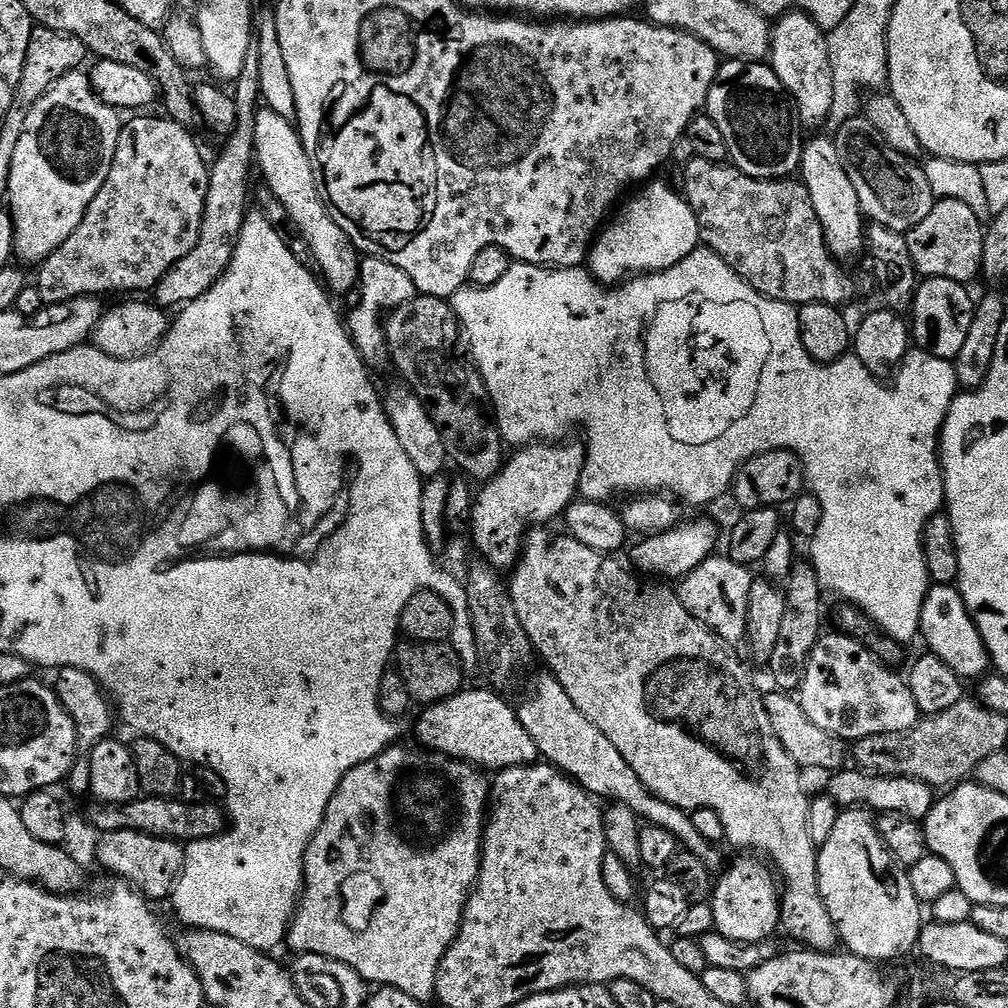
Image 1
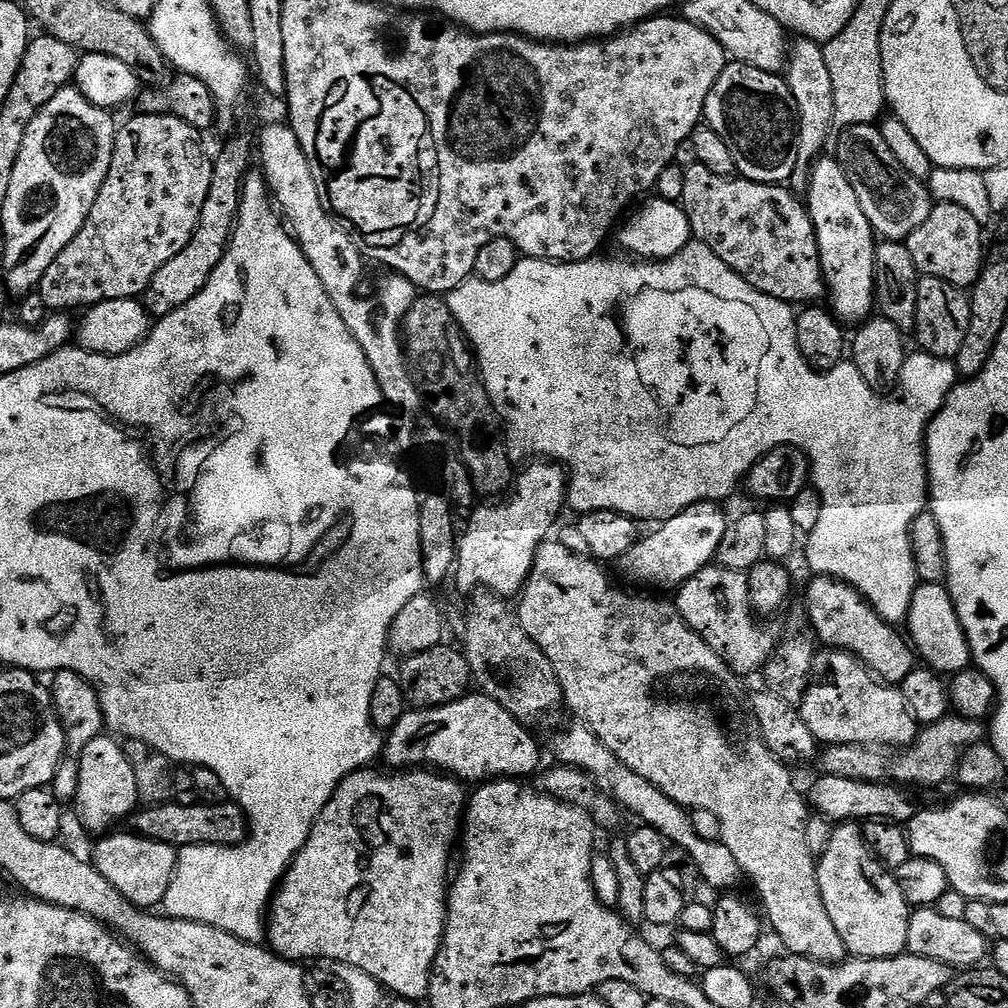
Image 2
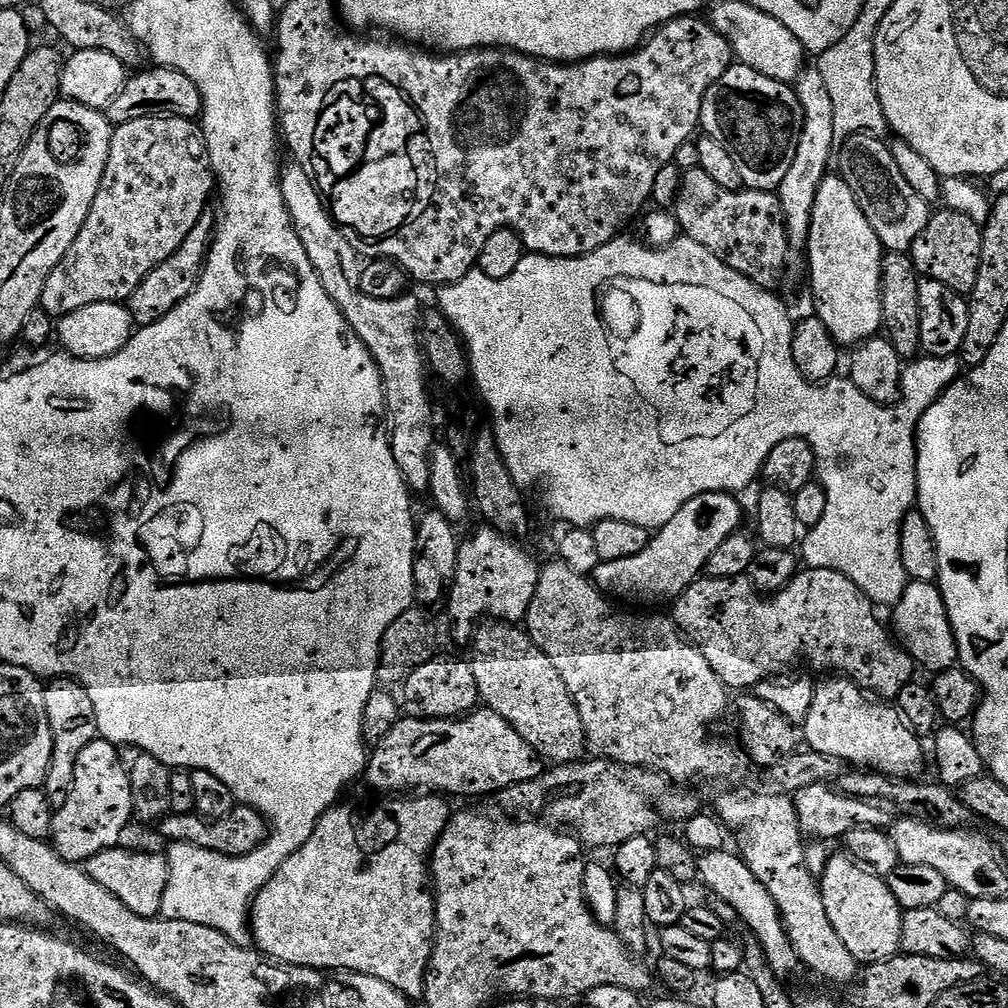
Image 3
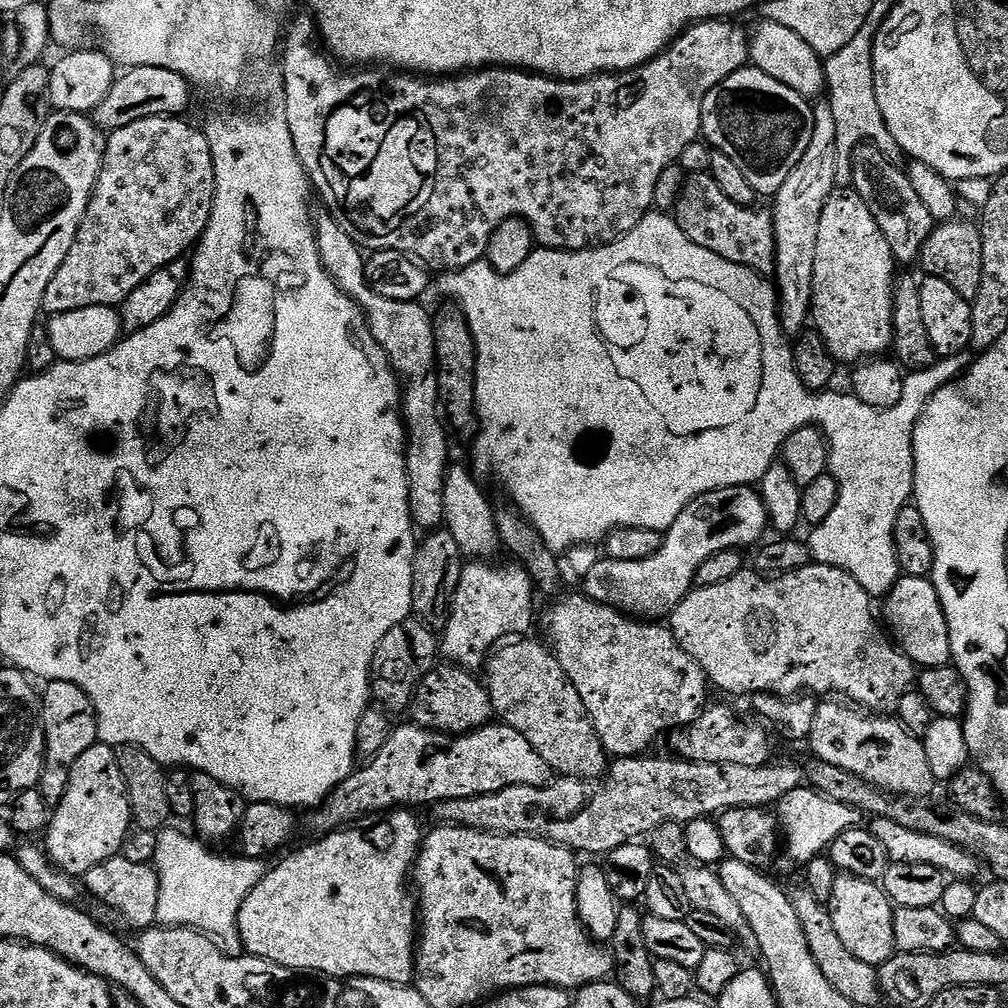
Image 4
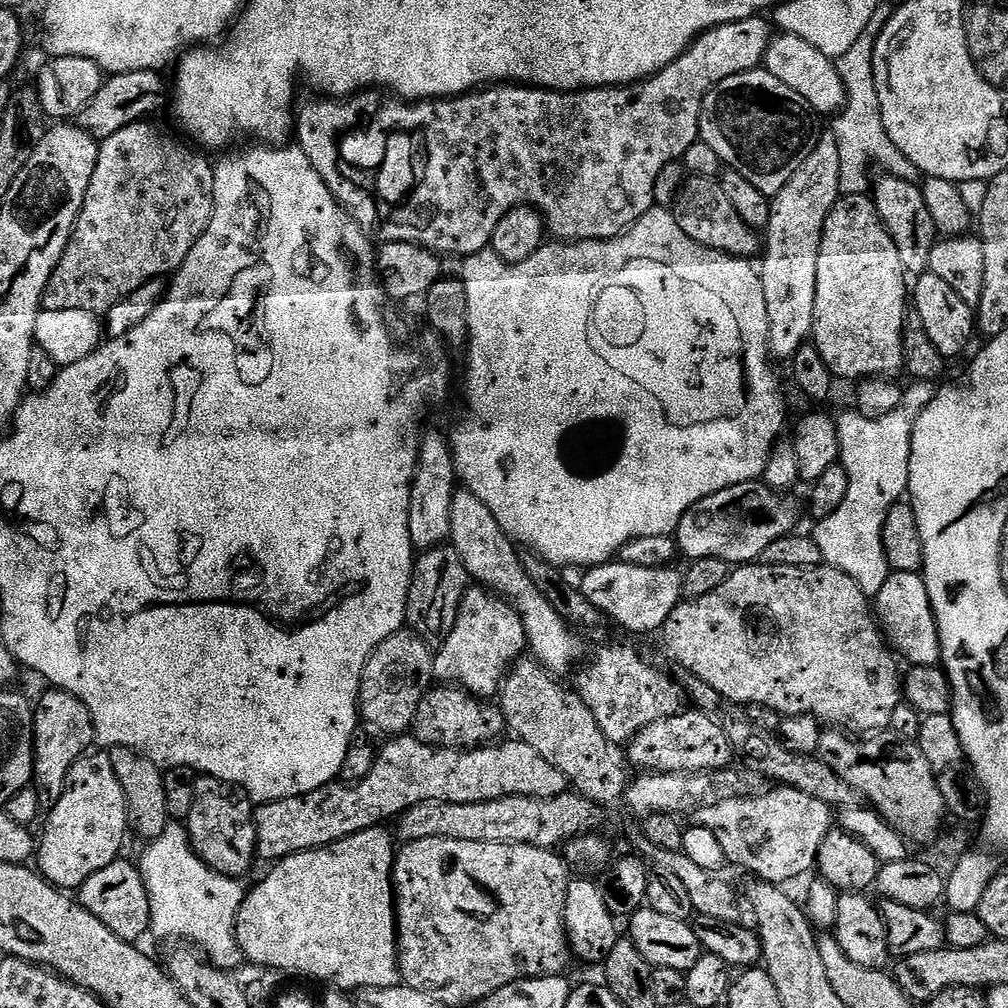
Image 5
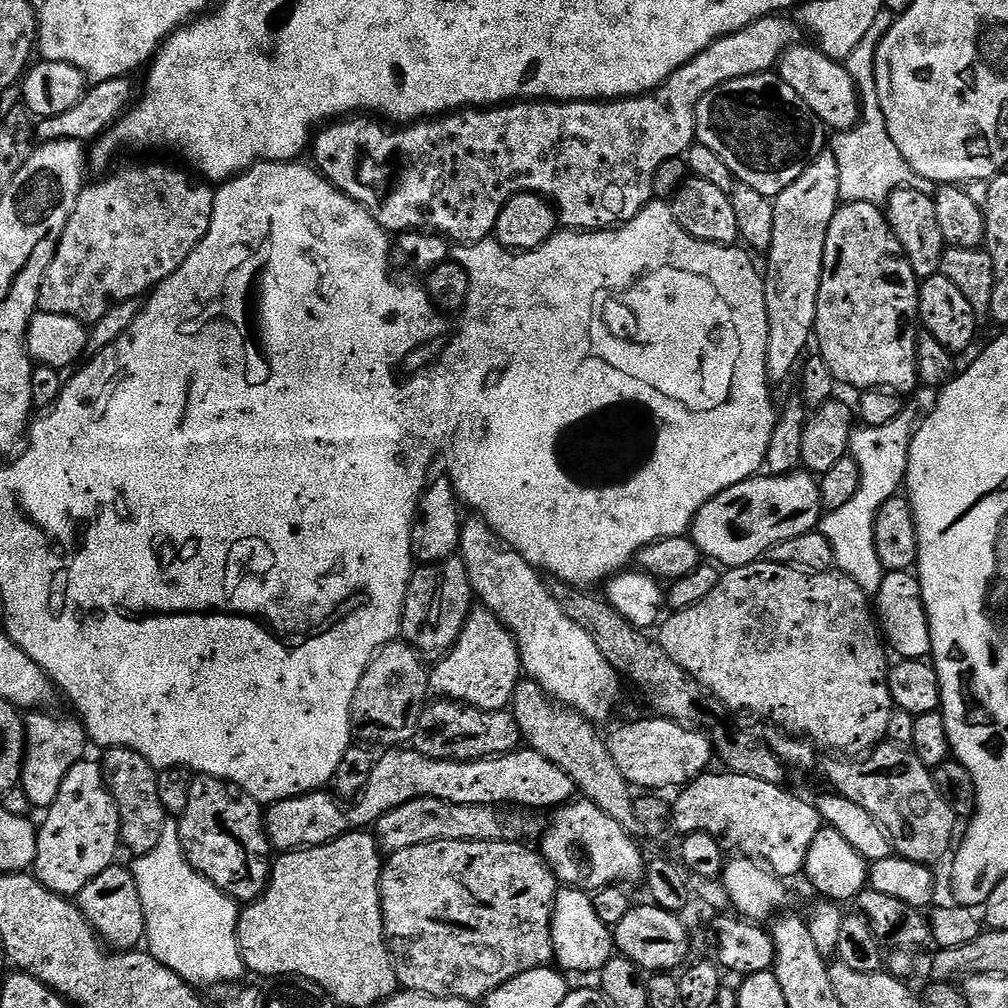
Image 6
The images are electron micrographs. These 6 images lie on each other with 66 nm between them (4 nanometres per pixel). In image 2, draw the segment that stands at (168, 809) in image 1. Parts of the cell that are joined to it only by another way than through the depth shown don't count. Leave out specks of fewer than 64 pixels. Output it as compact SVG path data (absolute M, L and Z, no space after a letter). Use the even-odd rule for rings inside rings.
M175 802L144 806L135 813L135 831L177 850L190 846L214 846L227 850L248 839L248 815L235 802L197 802L182 806Z

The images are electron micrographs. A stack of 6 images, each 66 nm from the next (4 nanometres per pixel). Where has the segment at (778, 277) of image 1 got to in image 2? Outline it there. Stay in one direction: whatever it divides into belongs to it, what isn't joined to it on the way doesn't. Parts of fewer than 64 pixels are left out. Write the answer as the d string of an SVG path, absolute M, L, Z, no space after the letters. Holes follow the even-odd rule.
M697 163L685 168L684 172L682 207L692 227L692 235L699 243L710 246L710 250L714 250L714 254L718 254L718 258L722 258L722 262L730 266L730 270L738 273L763 296L778 298L793 306L808 306L813 302L823 301L820 300L823 296L825 299L826 281L820 270L816 231L805 201L791 187L729 178L714 174L714 170L706 170L706 166Z

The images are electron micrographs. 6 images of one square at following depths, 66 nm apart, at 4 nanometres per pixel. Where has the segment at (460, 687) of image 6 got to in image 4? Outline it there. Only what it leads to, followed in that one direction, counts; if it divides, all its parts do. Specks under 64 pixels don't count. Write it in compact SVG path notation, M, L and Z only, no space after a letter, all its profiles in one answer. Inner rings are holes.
M476 558L471 562L465 563L462 574L458 578L458 586L452 592L452 602L447 609L448 612L448 625L444 628L444 636L439 637L438 648L442 653L443 659L449 664L459 664L461 668L469 670L477 670L476 668L483 669L489 656L492 655L497 644L501 643L505 638L515 637L517 634L528 634L532 628L532 596L534 597L534 585L530 574L526 572L519 562L508 562L512 564L492 564L496 562L489 562L484 558Z

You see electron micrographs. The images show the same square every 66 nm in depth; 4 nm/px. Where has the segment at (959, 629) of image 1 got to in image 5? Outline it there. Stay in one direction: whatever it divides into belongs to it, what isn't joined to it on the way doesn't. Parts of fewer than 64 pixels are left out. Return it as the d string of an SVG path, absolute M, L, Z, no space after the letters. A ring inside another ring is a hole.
M908 571L889 573L885 585L874 597L874 614L885 641L901 659L908 661L905 663L916 667L937 665L941 661L937 622L923 575Z

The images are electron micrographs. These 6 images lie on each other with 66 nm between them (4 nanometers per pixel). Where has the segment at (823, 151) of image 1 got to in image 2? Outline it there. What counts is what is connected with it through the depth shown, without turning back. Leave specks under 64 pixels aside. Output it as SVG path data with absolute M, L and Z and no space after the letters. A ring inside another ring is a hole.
M821 158L812 165L806 207L818 238L820 270L824 273L830 300L832 296L831 311L841 322L863 322L869 319L876 304L874 262L878 237L866 214L862 214L862 202L858 202L858 194L854 194L850 178L846 178L835 158Z

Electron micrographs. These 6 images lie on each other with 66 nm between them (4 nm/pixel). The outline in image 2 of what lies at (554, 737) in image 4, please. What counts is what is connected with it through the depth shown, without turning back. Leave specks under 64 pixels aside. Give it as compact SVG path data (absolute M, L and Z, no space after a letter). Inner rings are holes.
M481 590L471 593L472 609L464 620L462 651L468 660L473 681L479 691L494 698L514 719L525 726L552 724L565 707L564 691L554 666L546 654L522 630L517 609L496 592Z

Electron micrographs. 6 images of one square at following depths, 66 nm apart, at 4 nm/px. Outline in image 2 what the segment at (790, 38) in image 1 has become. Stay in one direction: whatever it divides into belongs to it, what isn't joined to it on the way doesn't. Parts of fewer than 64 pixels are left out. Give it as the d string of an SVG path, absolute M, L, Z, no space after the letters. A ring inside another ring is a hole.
M797 39L790 48L786 65L786 79L790 86L790 94L794 94L796 99L798 114L800 115L798 162L790 184L797 193L804 194L808 191L810 169L817 160L821 159L823 152L820 151L827 144L829 147L830 137L834 132L832 123L834 118L834 85L830 83L830 69L826 67L823 47L815 44L812 40ZM828 135L830 135L829 140Z

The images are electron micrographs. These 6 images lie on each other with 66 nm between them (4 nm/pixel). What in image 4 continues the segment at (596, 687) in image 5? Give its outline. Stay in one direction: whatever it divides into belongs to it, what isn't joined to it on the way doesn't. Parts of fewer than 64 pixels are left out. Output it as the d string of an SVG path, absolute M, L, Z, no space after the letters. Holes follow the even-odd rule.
M583 594L563 596L555 601L557 604L548 616L548 636L552 639L550 648L562 670L566 670L574 682L574 690L582 694L588 717L592 719L594 730L609 757L623 758L647 753L656 736L664 731L667 733L683 728L700 715L709 703L710 681L698 662L682 650L671 627L625 615L619 608L599 604Z

